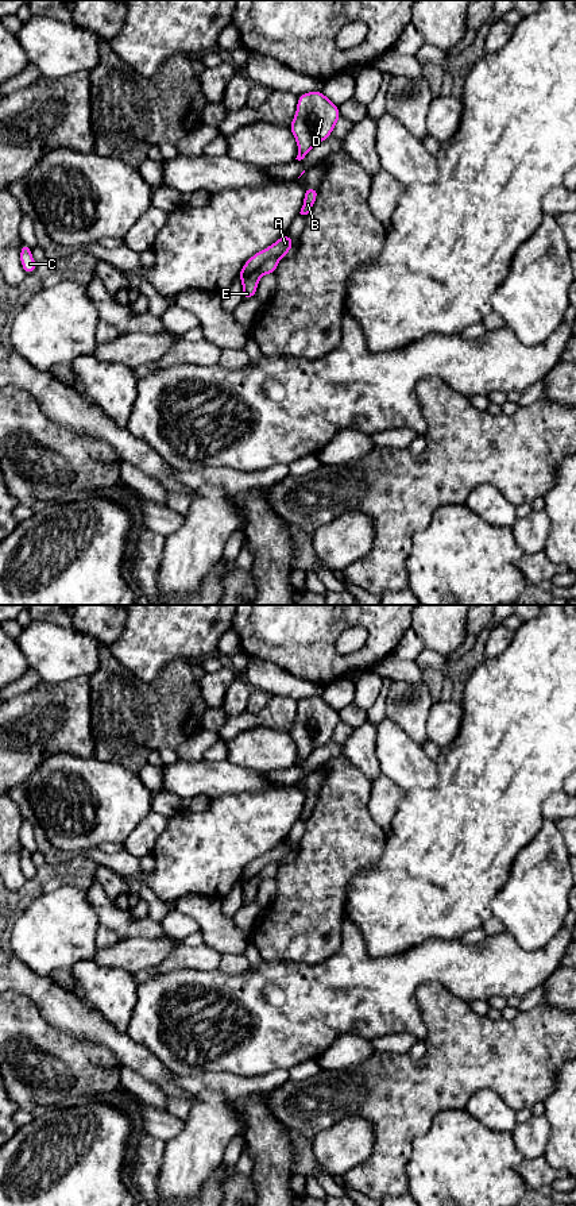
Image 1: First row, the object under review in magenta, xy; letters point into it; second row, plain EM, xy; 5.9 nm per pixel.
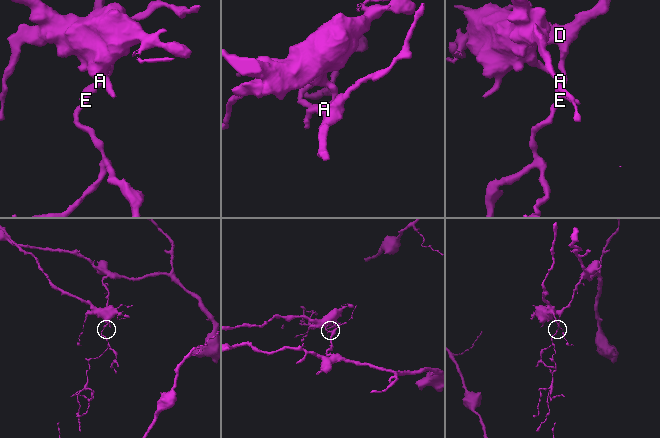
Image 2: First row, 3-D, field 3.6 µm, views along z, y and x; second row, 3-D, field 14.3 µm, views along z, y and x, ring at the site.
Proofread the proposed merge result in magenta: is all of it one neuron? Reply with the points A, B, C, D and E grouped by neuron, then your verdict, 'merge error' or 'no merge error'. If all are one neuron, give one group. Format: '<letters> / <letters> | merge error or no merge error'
A C / B D E | merge error

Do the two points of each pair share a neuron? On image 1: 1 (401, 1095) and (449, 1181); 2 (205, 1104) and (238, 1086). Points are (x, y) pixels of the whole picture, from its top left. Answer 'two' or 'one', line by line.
1: two
2: two

